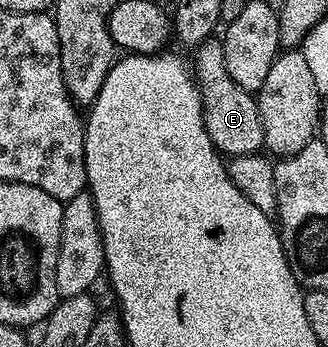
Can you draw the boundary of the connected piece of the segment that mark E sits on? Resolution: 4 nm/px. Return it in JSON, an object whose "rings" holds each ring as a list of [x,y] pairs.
{"rings":[[[213,36],[195,47],[196,55],[190,58],[190,69],[200,89],[204,109],[204,127],[221,155],[229,159],[247,154],[259,154],[265,149],[264,129],[260,119],[260,103],[249,91],[238,88],[226,72],[224,43]]]}

